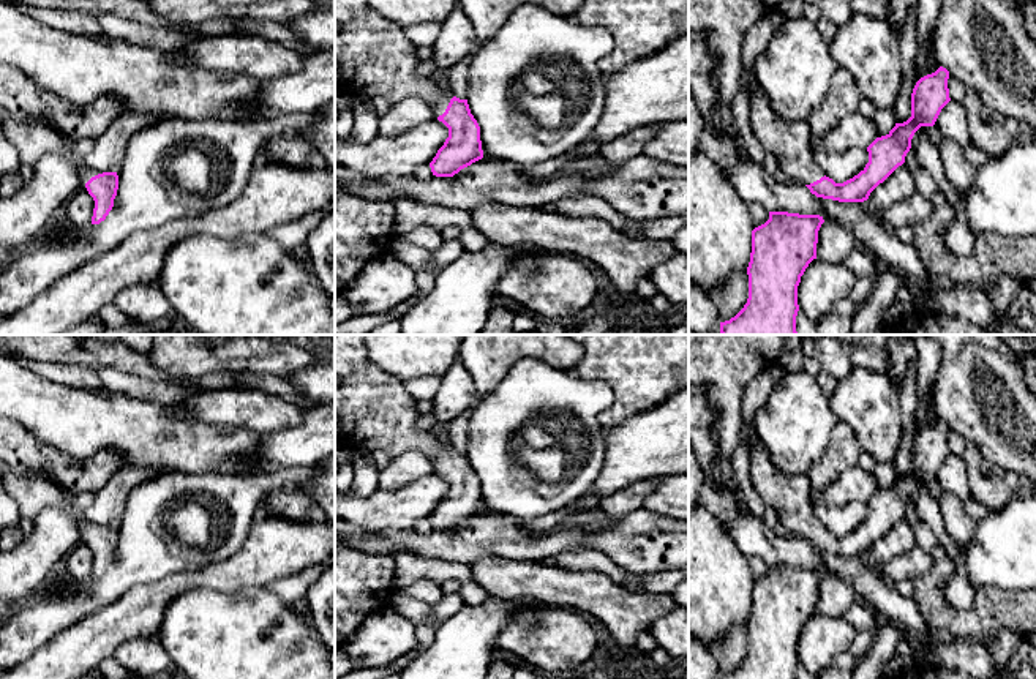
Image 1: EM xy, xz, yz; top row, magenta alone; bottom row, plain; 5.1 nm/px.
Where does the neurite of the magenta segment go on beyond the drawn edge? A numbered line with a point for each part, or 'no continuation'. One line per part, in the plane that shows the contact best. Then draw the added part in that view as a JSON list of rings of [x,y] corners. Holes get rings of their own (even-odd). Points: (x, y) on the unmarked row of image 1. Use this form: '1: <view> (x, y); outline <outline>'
1: xz (373, 411); outline [[[335,335],[335,441],[352,452],[385,452],[390,458],[417,450],[437,472],[453,452],[447,434],[417,428],[419,401],[401,379],[370,360],[365,338]]]

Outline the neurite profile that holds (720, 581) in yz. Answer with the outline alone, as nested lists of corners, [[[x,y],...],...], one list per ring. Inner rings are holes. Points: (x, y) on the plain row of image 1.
[[[704,507],[689,512],[689,636],[700,640],[709,651],[734,625],[747,625],[752,606],[753,575],[747,557],[726,535],[725,527]]]

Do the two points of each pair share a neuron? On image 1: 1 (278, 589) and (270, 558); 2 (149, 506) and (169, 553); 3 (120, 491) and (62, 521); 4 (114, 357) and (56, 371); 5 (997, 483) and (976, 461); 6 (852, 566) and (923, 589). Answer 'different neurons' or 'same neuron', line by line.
1: different neurons
2: same neuron
3: different neurons
4: different neurons
5: same neuron
6: different neurons

